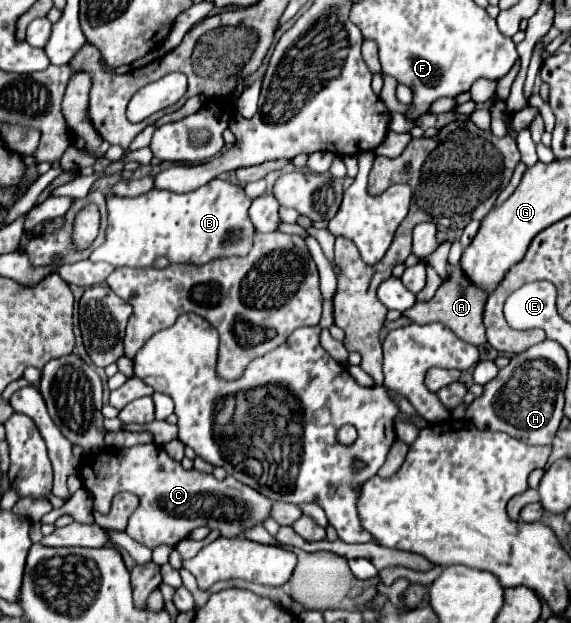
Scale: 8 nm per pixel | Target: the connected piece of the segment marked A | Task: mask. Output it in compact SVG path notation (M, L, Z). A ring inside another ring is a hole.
M448 265L448 279L442 281L442 285L438 287L432 301L416 303L404 315L414 323L434 323L434 321L444 323L462 341L478 347L478 345L486 343L486 333L484 333L484 325L482 325L482 309L486 305L486 299L488 299L488 295L482 293L482 289L474 289L474 283L462 273L460 265Z

